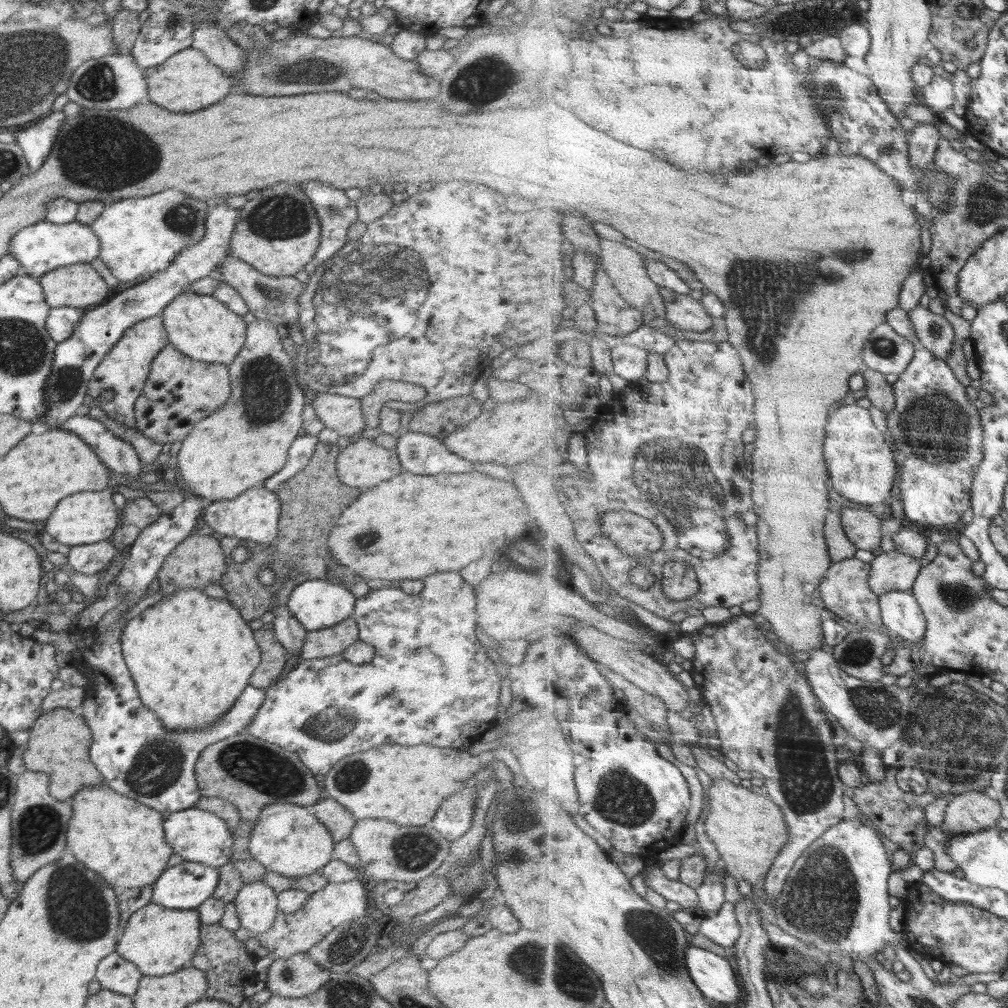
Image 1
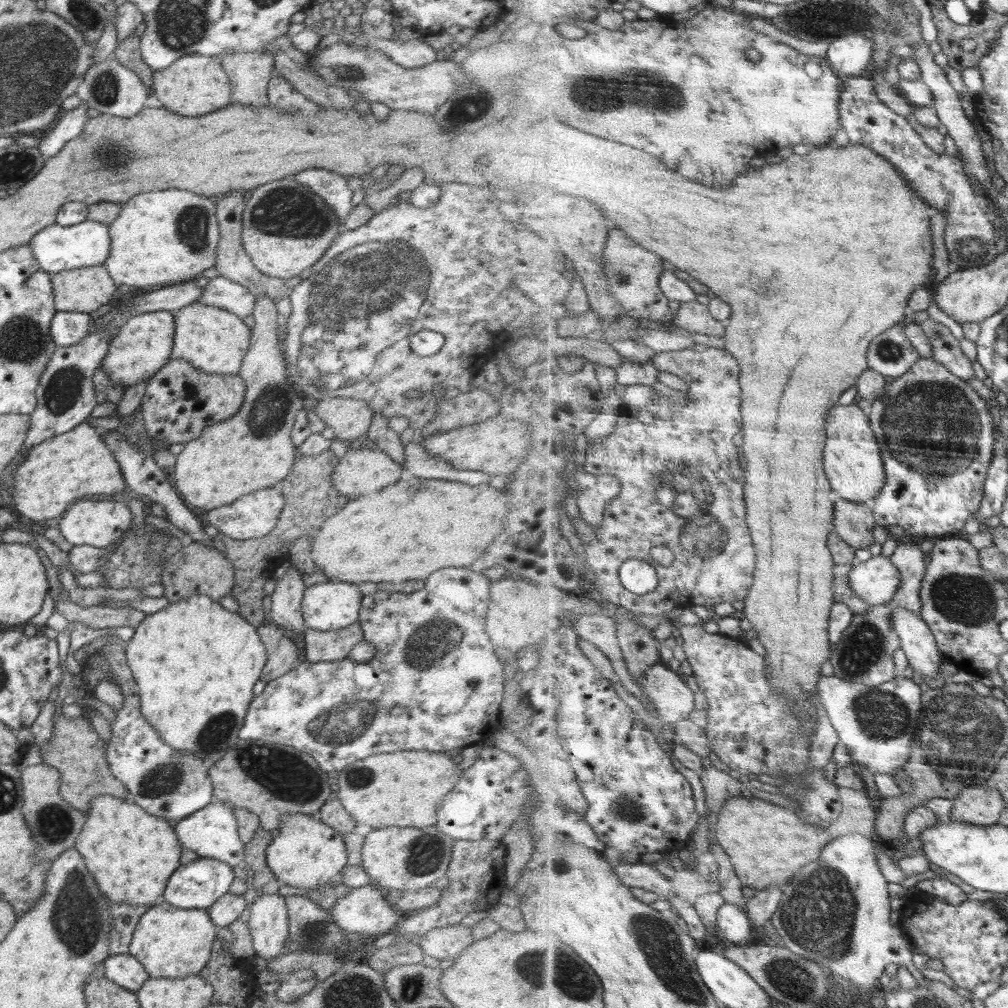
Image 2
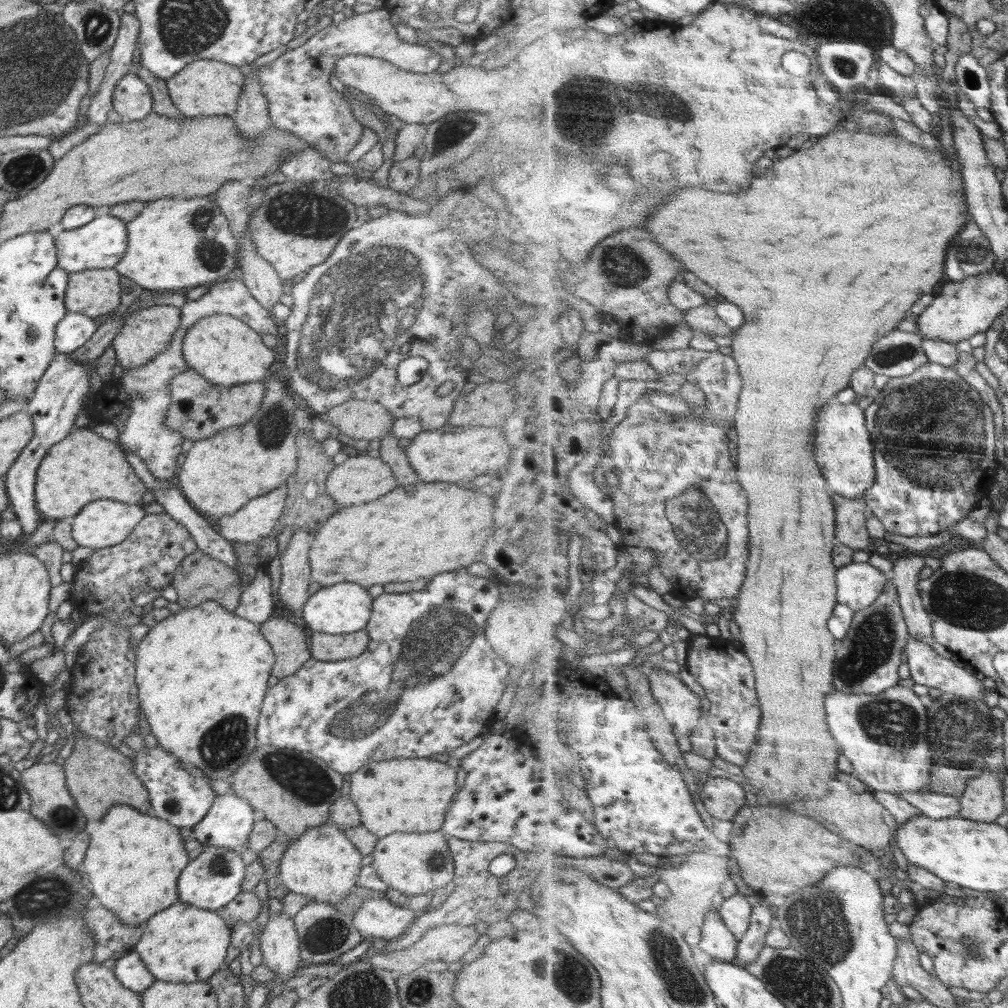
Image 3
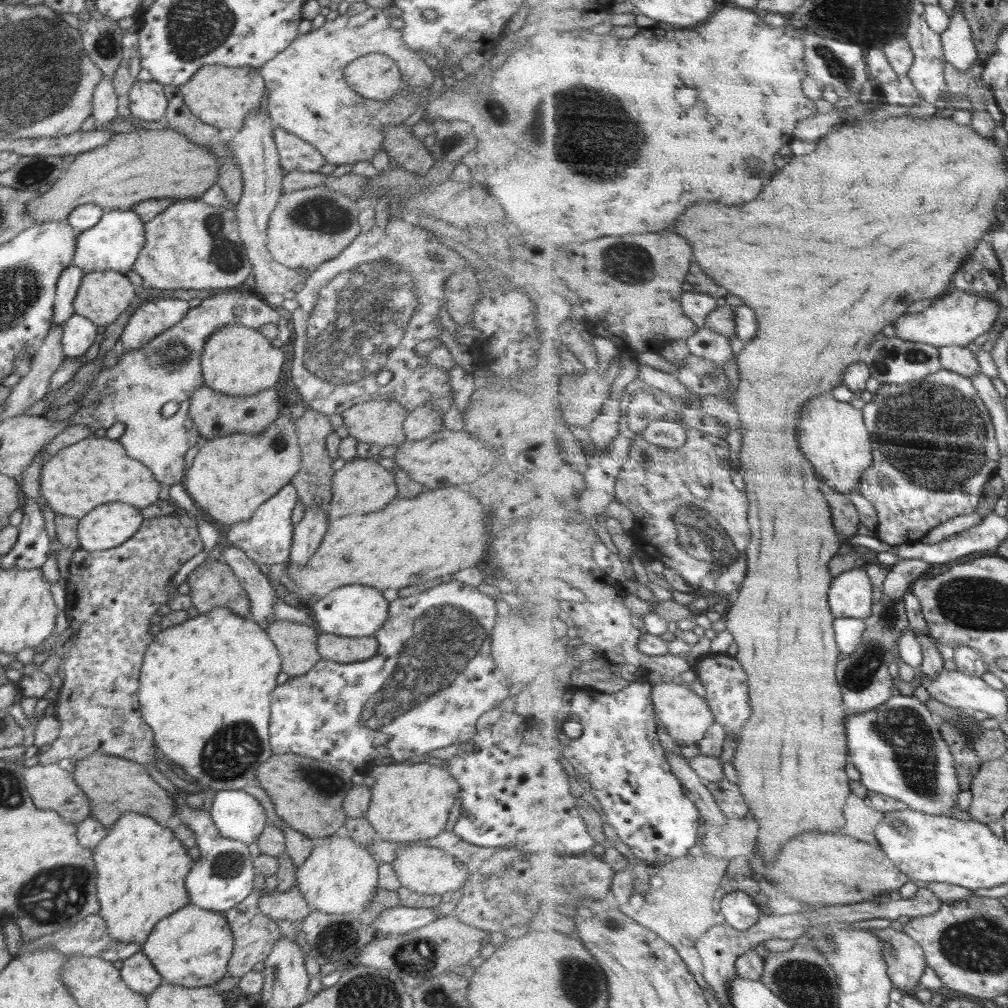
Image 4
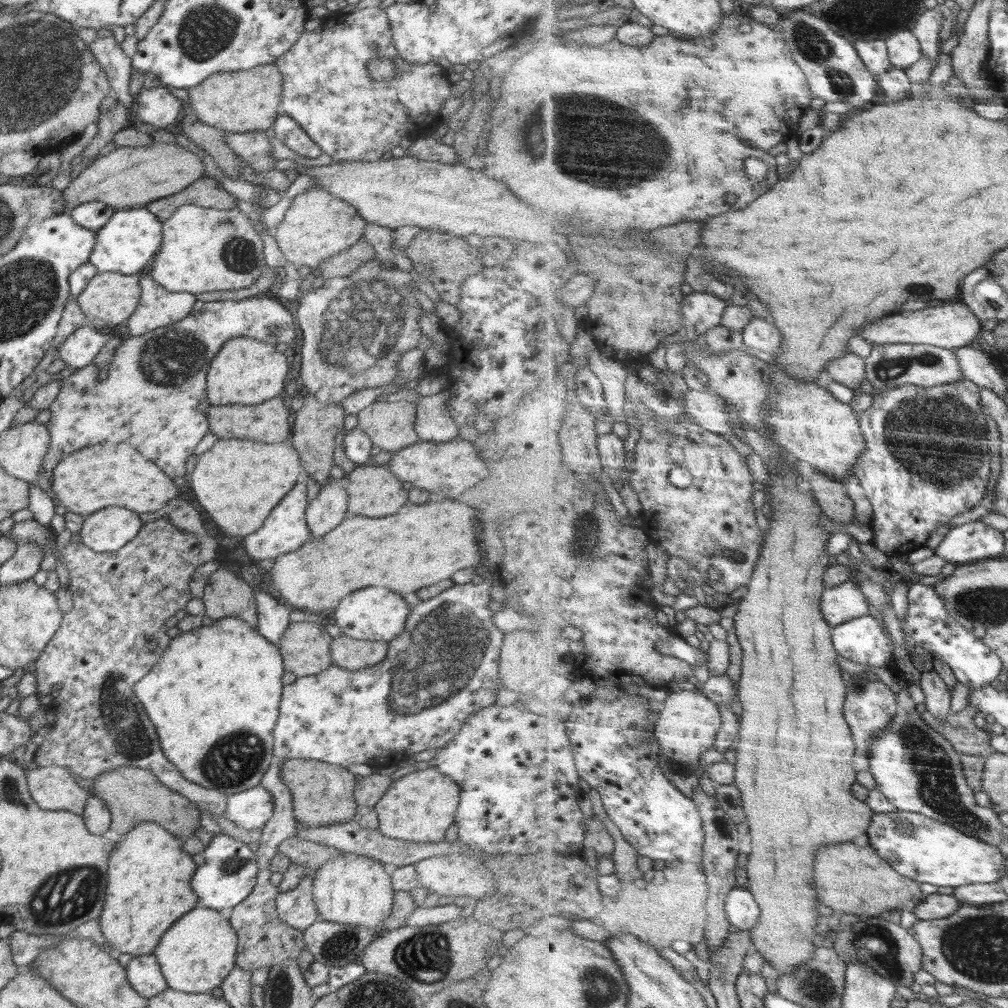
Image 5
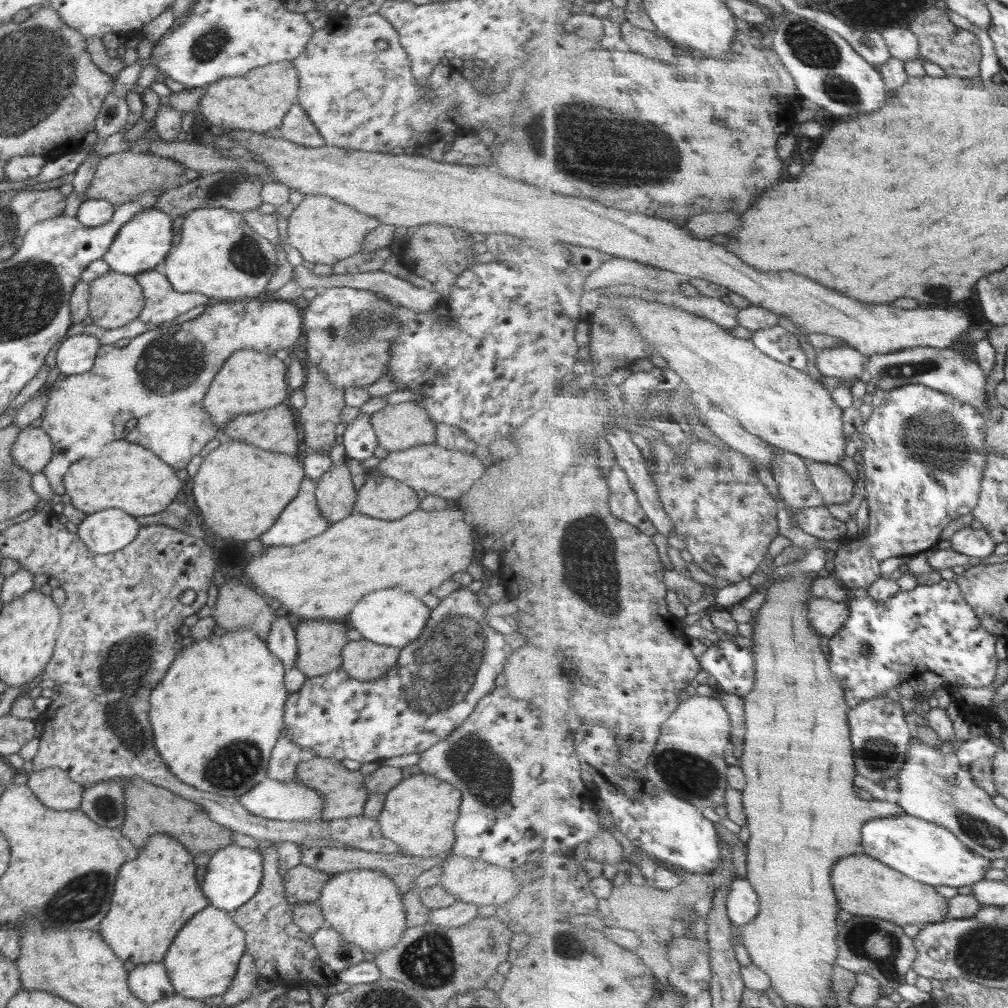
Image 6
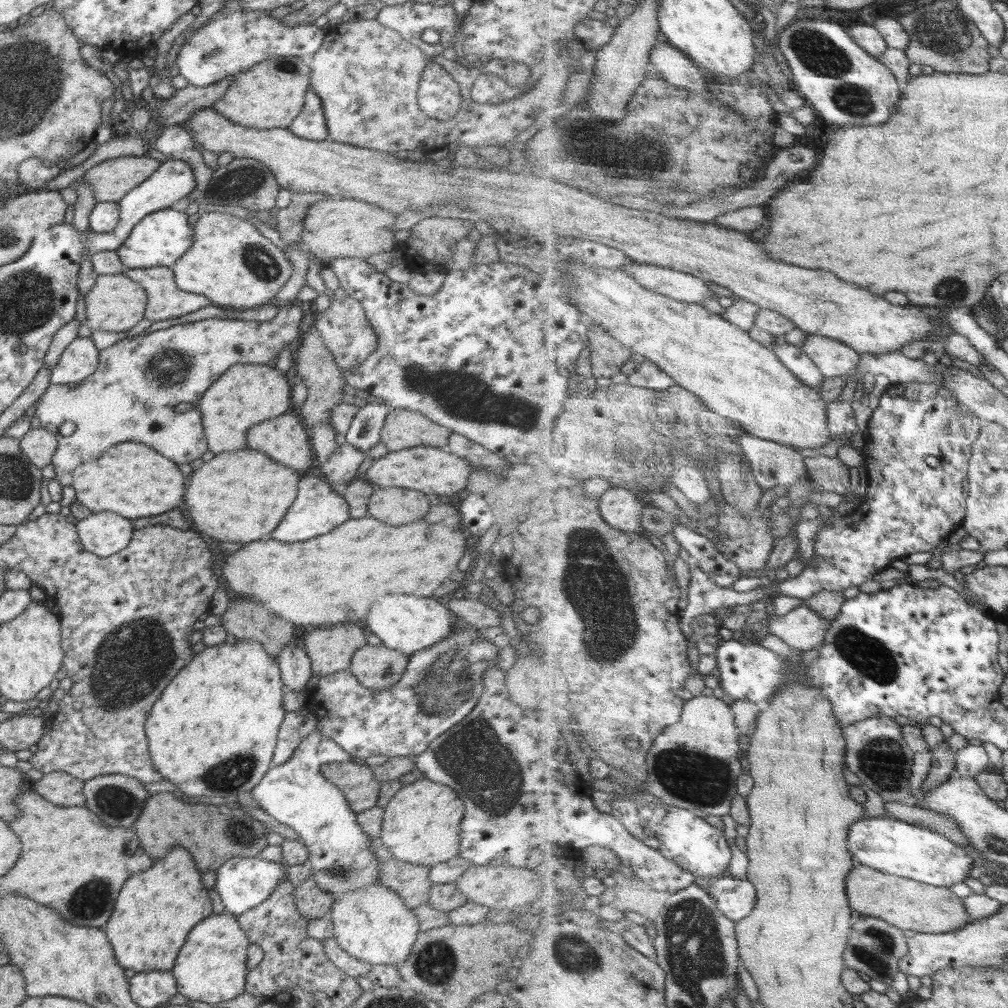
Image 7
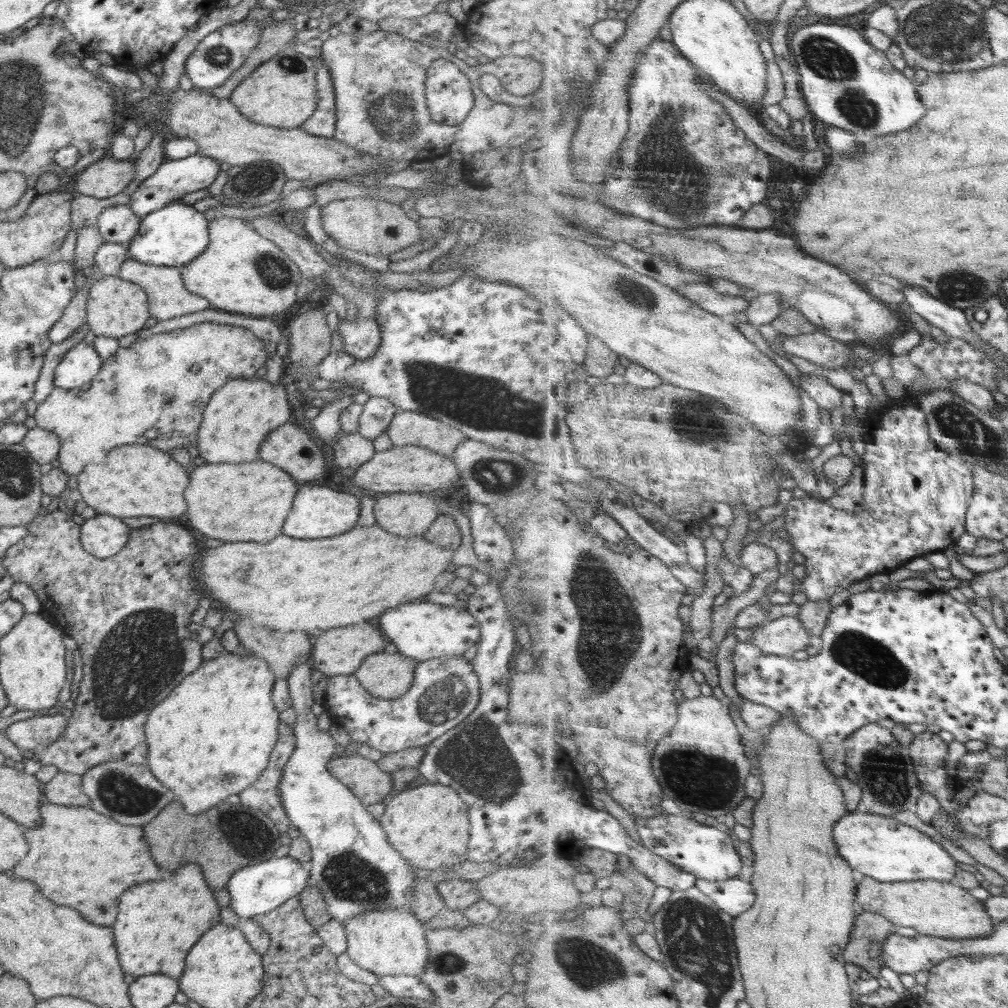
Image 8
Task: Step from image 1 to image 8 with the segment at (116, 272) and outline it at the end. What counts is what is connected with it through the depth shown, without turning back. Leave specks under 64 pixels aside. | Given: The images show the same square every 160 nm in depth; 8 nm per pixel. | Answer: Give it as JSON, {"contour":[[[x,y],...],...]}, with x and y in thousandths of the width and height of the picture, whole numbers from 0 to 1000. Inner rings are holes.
{"contour":[[[221,214],[206,219],[206,232],[207,241],[200,252],[178,265],[185,288],[207,298],[212,307],[257,315],[278,312],[296,300],[294,289],[299,281],[297,265],[269,238],[256,232],[251,224],[240,217]]]}

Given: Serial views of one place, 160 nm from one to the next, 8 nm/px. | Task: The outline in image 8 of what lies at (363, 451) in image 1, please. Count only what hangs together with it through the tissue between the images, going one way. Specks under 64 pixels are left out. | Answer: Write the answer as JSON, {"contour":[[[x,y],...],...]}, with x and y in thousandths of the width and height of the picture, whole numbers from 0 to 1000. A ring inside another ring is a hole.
{"contour":[[[413,487],[381,490],[370,504],[375,521],[401,534],[419,532],[435,512],[430,496]]]}

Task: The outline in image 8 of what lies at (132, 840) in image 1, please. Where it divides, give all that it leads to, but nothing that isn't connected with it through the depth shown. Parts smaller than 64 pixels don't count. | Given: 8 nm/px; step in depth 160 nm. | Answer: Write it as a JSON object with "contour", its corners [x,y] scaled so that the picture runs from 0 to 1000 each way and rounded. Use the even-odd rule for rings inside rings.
{"contour":[[[185,857],[185,859],[179,859],[175,865],[164,866],[164,870],[157,875],[141,875],[137,879],[127,881],[119,889],[115,923],[112,928],[121,963],[133,969],[161,966],[179,972],[185,962],[184,952],[187,943],[209,919],[219,915],[216,909],[219,901],[216,901],[216,895],[212,891],[199,861],[194,857]]]}

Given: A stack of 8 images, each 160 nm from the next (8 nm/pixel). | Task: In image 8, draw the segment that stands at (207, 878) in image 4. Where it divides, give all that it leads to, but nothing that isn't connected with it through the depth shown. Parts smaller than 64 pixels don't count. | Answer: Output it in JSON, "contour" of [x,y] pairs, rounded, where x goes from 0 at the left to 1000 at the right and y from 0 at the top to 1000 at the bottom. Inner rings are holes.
{"contour":[[[286,849],[274,850],[258,855],[254,859],[244,859],[244,861],[230,867],[225,879],[230,892],[227,901],[238,911],[250,911],[266,907],[266,905],[276,902],[276,899],[280,899],[288,891],[292,891],[291,889],[296,889],[303,879],[309,877],[305,858]]]}

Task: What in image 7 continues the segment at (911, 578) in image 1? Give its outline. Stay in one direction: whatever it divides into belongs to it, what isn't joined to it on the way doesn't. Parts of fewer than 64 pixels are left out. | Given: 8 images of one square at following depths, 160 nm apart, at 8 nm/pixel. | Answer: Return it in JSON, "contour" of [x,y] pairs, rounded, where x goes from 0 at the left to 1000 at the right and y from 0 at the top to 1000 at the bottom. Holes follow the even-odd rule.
{"contour":[[[799,597],[780,610],[768,611],[764,627],[776,633],[786,644],[799,647],[814,643],[825,623],[826,615],[817,613]]]}

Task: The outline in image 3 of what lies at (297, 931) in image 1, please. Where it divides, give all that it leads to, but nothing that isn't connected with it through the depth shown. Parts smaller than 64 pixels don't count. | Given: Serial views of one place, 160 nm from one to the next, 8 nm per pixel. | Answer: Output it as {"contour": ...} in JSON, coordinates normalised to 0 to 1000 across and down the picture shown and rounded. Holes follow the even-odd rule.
{"contour":[[[369,891],[350,909],[351,919],[364,932],[393,932],[415,911],[417,905],[401,902],[382,891]]]}

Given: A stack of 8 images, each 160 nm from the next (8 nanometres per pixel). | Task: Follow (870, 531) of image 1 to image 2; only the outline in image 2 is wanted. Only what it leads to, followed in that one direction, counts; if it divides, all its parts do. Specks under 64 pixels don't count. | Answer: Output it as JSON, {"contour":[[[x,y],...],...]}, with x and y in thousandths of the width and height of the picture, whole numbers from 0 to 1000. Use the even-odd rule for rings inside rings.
{"contour":[[[835,494],[831,498],[827,526],[845,542],[861,545],[870,538],[871,517],[865,499],[851,499]]]}

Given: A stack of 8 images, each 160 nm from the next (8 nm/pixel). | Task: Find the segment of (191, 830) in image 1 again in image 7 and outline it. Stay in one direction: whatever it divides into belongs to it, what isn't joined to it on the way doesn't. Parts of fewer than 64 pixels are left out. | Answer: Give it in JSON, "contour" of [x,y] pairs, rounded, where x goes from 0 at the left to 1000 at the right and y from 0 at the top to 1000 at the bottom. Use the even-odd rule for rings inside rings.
{"contour":[[[311,722],[311,725],[299,734],[290,752],[278,760],[269,760],[260,774],[249,784],[257,802],[276,815],[288,819],[298,829],[296,833],[302,836],[307,846],[305,857],[310,865],[310,871],[313,873],[315,880],[329,886],[332,892],[337,891],[338,887],[377,877],[377,854],[368,843],[368,836],[371,839],[371,834],[359,823],[358,817],[355,817],[355,806],[347,802],[341,787],[332,778],[325,776],[316,763],[320,758],[348,755],[350,751],[336,738],[330,734],[326,735]]]}

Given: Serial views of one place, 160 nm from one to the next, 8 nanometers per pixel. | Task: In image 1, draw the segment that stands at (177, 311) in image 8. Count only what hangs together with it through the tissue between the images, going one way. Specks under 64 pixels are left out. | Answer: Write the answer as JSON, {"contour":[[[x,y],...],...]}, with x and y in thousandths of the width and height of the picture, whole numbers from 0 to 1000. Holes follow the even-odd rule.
{"contour":[[[160,313],[145,315],[132,321],[120,332],[120,336],[103,353],[97,361],[92,375],[87,378],[87,395],[99,404],[113,418],[121,420],[126,426],[134,426],[134,404],[137,393],[147,377],[150,361],[157,348],[168,340],[166,329],[163,327]],[[105,386],[112,386],[114,394],[111,397],[101,397],[99,392]]]}

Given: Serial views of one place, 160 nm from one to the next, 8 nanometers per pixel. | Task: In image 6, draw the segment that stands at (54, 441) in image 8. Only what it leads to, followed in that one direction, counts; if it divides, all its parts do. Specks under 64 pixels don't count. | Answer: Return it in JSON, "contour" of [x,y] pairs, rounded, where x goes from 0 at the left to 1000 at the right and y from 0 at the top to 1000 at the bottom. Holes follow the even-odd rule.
{"contour":[[[24,425],[12,442],[11,451],[18,462],[35,471],[53,454],[53,438],[42,425]]]}

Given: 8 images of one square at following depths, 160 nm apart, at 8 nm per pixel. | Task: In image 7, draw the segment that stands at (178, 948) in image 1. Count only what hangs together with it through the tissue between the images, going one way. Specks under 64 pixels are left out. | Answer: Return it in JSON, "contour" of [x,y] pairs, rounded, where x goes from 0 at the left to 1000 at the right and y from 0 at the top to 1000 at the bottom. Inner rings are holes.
{"contour":[[[223,904],[196,915],[186,927],[174,952],[173,968],[179,992],[216,996],[243,984],[245,940],[247,933],[235,914],[235,909]]]}

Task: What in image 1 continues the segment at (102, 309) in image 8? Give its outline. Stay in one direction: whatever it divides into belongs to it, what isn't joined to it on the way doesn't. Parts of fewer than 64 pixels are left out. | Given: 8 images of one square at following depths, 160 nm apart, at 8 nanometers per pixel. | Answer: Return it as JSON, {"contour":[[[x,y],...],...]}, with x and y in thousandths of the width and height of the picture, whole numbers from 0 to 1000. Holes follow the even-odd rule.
{"contour":[[[89,261],[61,264],[38,277],[45,299],[52,306],[68,304],[82,307],[104,300],[111,288]]]}

